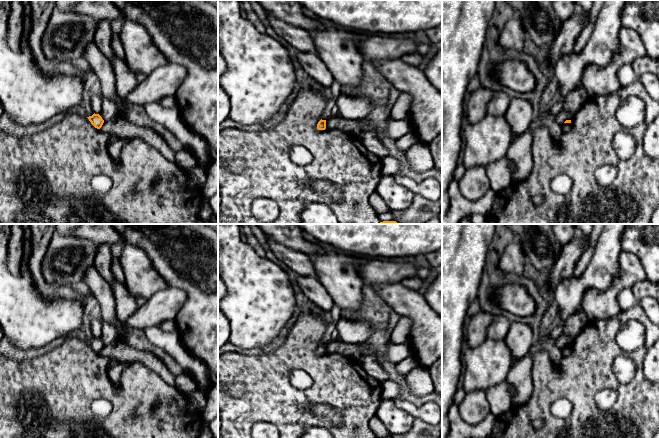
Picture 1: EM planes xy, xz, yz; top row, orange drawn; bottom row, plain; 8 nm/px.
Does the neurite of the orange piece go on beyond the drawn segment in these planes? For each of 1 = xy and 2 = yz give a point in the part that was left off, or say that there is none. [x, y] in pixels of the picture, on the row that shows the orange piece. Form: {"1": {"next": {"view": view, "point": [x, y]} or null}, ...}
{"1": {"next": null}, "2": {"next": null}}

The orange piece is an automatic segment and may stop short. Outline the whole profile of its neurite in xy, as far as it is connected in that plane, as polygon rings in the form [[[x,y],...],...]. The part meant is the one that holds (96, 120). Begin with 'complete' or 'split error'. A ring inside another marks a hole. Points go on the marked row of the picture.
complete; [[[94,113],[92,116],[89,116],[87,118],[91,122],[91,124],[97,129],[100,129],[104,123],[104,120],[99,114]]]

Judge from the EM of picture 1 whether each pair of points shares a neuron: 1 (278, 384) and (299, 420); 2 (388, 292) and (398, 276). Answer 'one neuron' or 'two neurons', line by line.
1: one neuron
2: two neurons

